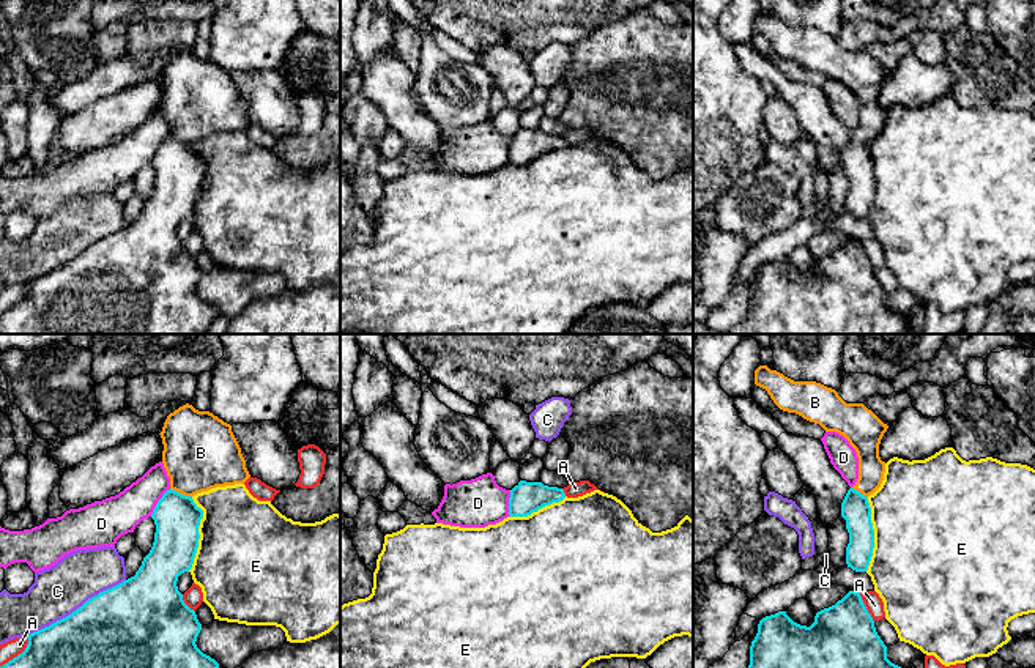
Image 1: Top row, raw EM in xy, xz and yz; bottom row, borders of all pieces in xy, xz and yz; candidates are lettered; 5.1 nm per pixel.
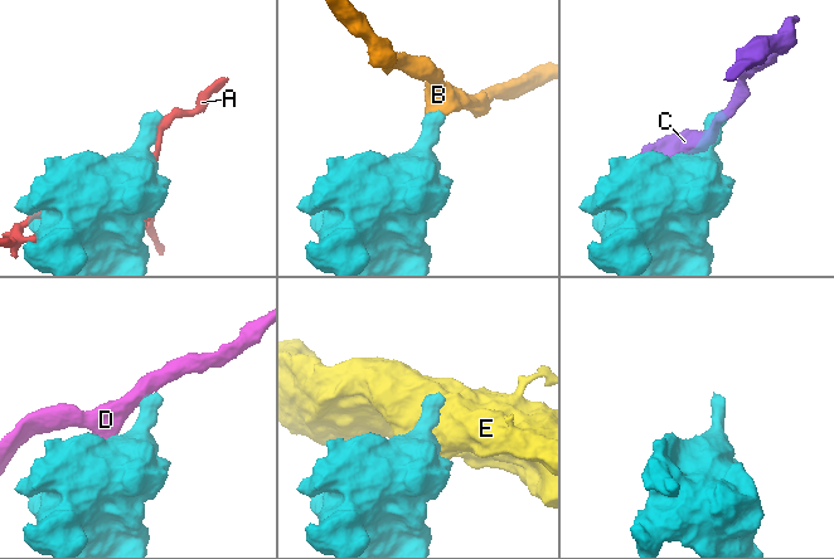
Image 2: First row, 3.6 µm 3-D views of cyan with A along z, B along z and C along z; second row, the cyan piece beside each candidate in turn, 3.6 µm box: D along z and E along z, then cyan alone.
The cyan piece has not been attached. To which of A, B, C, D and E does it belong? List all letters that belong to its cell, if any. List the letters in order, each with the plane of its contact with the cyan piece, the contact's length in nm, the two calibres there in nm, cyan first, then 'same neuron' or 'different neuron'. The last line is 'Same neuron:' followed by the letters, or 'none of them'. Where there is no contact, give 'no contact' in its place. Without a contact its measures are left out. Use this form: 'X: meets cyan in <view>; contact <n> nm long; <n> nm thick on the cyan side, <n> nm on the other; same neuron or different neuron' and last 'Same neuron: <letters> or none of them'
A: meets cyan in xy; contact 220 nm long; 500 nm thick on the cyan side, 90 nm on the other; different neuron
B: meets cyan in xy; contact 120 nm long; 240 nm thick on the cyan side, 380 nm on the other; same neuron
C: meets cyan in xy; contact 600 nm long; 500 nm thick on the cyan side, 260 nm on the other; different neuron
D: meets cyan in xy; contact 180 nm long; 240 nm thick on the cyan side, 200 nm on the other; different neuron
E: meets cyan in xy; contact 380 nm long; 240 nm thick on the cyan side, 480 nm on the other; different neuron
Same neuron: B

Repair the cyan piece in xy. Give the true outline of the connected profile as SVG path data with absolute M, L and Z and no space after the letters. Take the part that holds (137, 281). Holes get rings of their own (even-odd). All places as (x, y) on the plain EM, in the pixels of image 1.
M186 50L167 63L159 82L170 135L151 161L156 172L154 189L142 213L134 224L88 246L69 263L27 282L25 298L0 314L0 334L205 334L219 315L219 310L195 291L202 271L195 258L184 250L176 228L192 216L198 195L203 158L192 143L216 134L244 131L250 121L232 72L210 58L198 58Z

